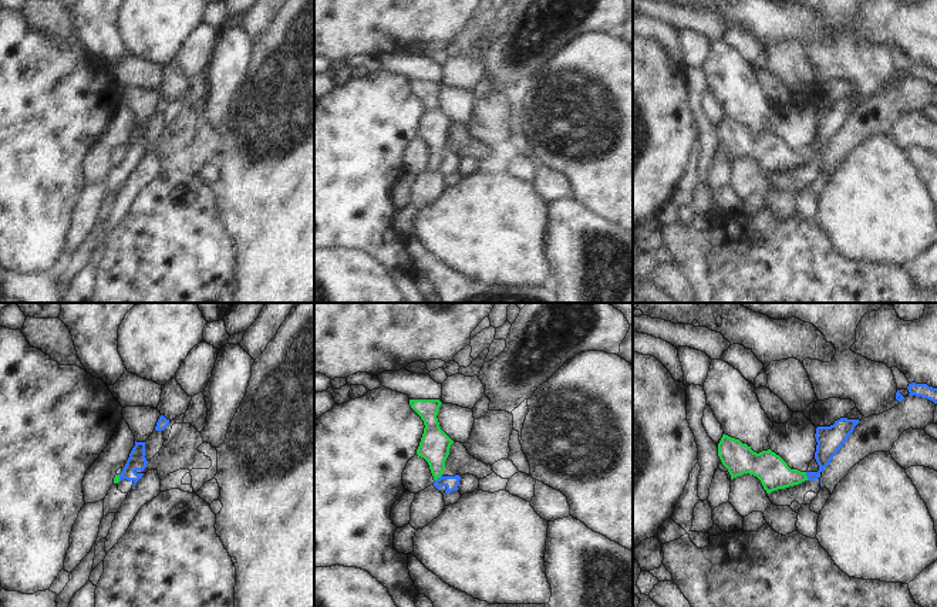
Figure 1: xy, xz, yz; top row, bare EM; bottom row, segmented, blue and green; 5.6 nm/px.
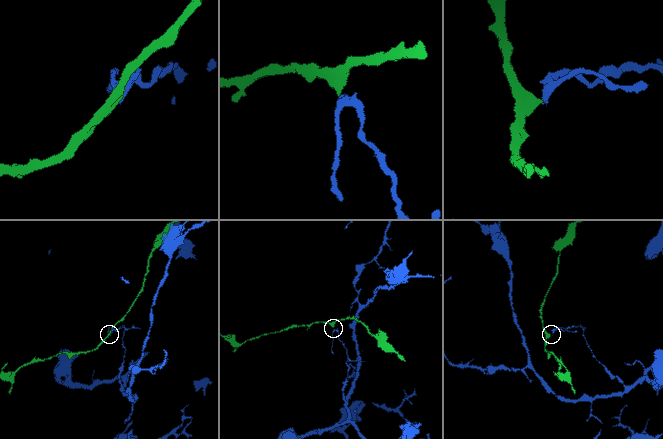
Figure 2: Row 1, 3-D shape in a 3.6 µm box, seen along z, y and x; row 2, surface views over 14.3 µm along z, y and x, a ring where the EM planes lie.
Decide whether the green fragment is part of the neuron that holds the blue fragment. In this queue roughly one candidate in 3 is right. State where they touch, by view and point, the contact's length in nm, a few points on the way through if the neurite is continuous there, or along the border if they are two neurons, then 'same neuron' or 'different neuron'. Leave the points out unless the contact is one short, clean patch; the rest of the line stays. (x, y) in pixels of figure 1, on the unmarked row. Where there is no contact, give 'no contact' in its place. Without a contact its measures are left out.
contact yz (806, 157); length 50 nm; border yz (805, 154), (808, 161); different neuron

